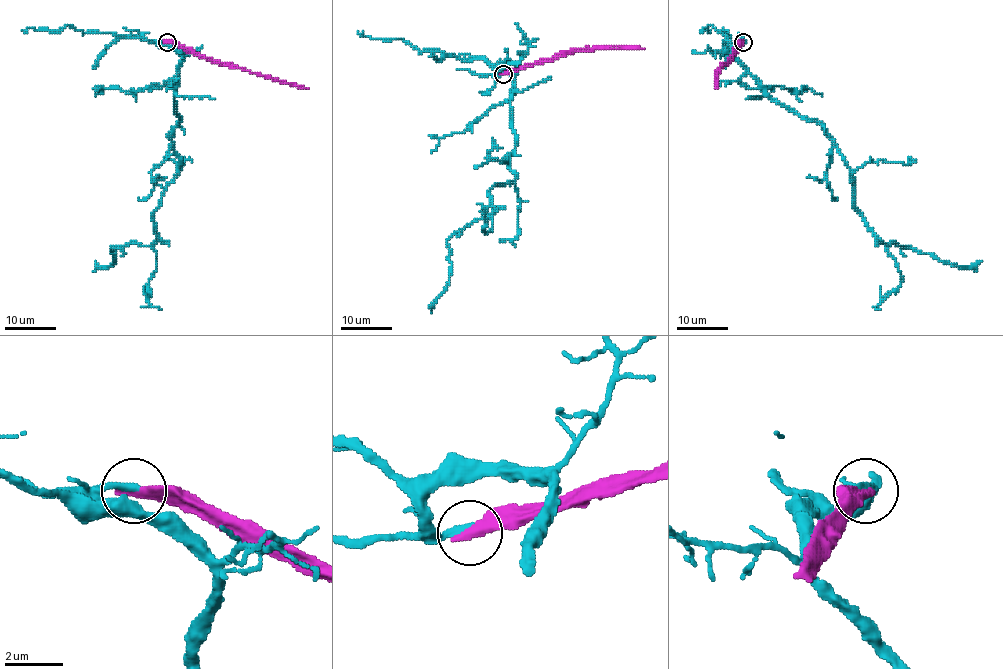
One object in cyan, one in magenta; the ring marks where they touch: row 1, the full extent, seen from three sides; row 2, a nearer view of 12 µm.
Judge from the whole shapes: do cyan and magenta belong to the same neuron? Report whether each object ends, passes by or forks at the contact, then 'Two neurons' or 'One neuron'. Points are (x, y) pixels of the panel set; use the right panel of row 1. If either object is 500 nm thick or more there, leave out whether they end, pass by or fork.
At the ring cyan ends. At the ring magenta ends. One neuron

